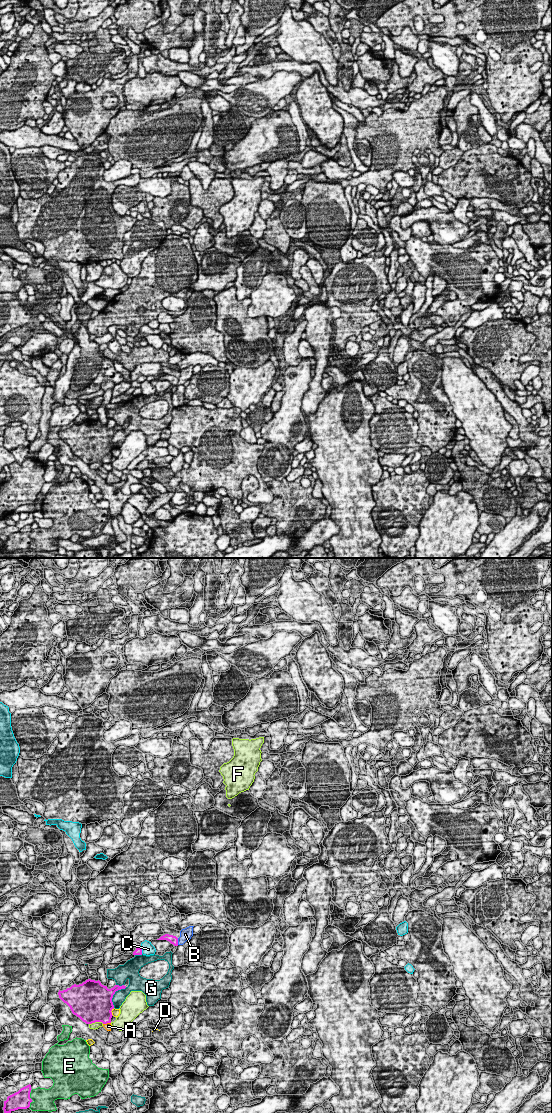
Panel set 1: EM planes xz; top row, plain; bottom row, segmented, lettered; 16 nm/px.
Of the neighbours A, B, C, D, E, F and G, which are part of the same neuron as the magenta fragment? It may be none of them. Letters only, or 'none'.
none

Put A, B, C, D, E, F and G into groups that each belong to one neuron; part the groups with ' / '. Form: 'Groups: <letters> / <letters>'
Groups: A / B / C D / E / F / G

